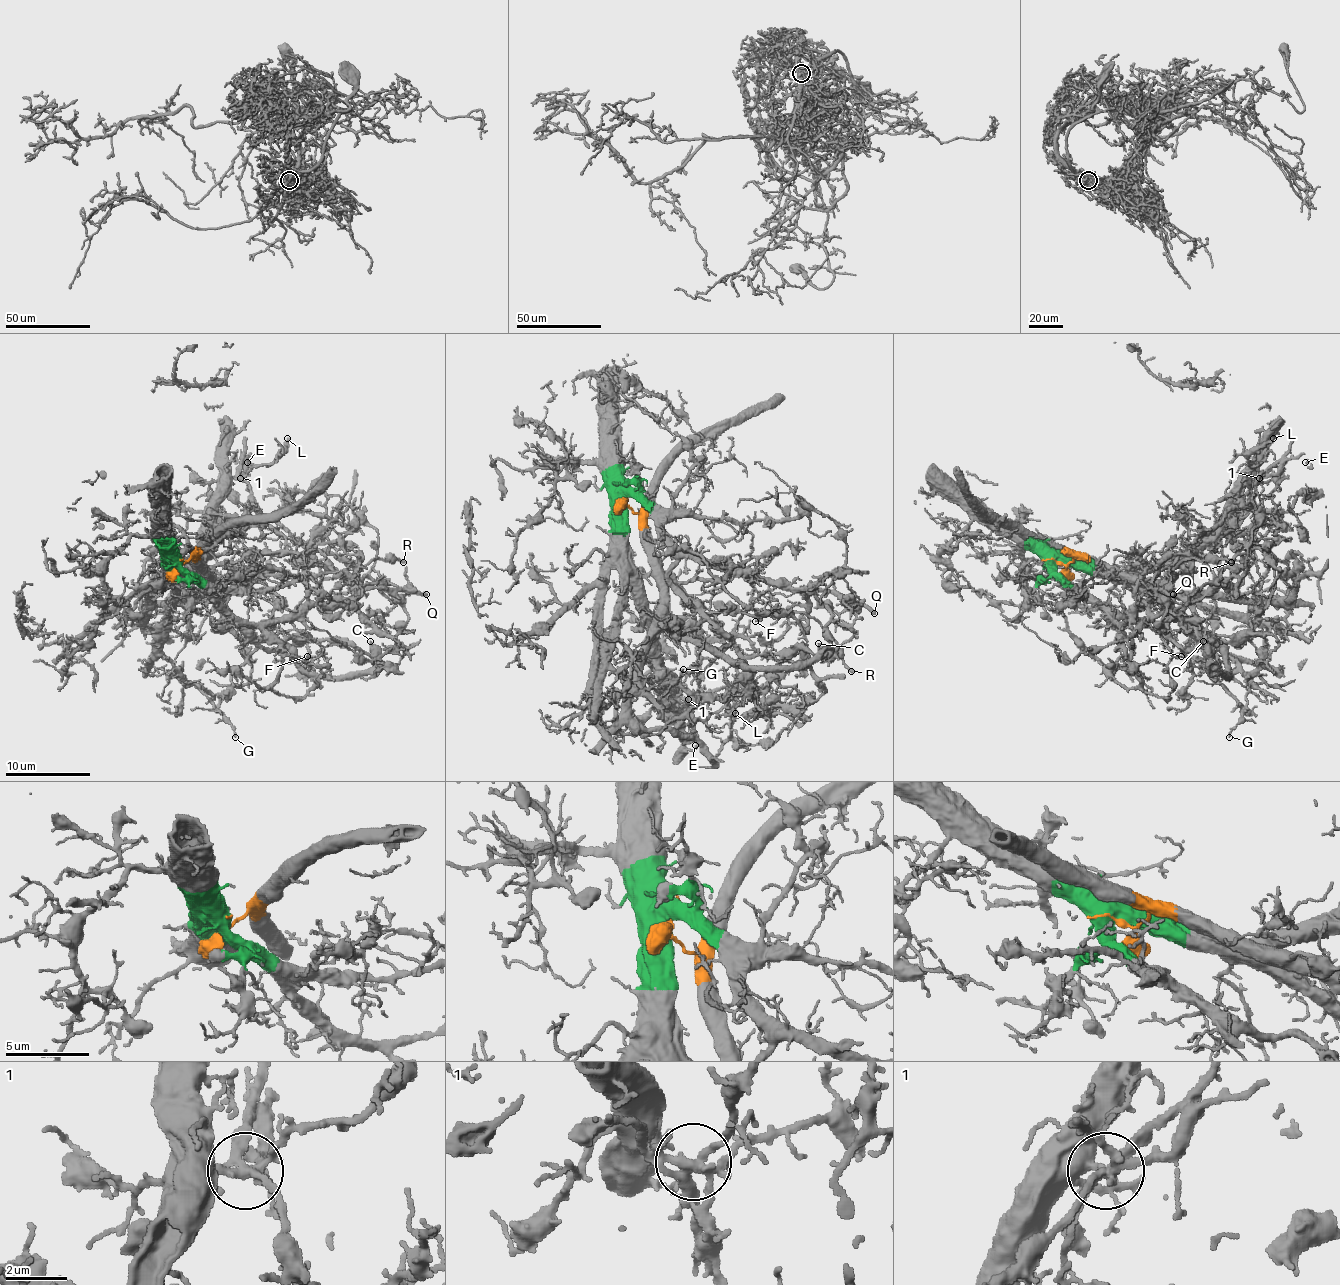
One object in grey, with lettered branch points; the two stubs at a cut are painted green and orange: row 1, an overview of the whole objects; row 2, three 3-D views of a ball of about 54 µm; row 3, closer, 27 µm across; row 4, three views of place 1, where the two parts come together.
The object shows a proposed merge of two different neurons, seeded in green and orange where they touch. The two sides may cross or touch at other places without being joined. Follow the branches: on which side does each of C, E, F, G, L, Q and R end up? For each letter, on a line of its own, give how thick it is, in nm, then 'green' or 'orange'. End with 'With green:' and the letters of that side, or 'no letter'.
C: calibre 340 nm; orange
E: calibre 100 nm; green
F: calibre 140 nm; green
G: calibre 110 nm; green
L: calibre 150 nm; green
Q: calibre 280 nm; green
R: calibre 200 nm; orange
With green: E, F, G, L, Q

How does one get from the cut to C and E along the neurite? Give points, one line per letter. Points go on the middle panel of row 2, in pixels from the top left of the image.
C: (626, 497), (654, 565), (660, 618), (675, 635), (754, 667), (811, 663), (824, 650), (817, 644)
E: (624, 497), (628, 586), (647, 629), (647, 648), (692, 703), (692, 727), (698, 744), (694, 746)

